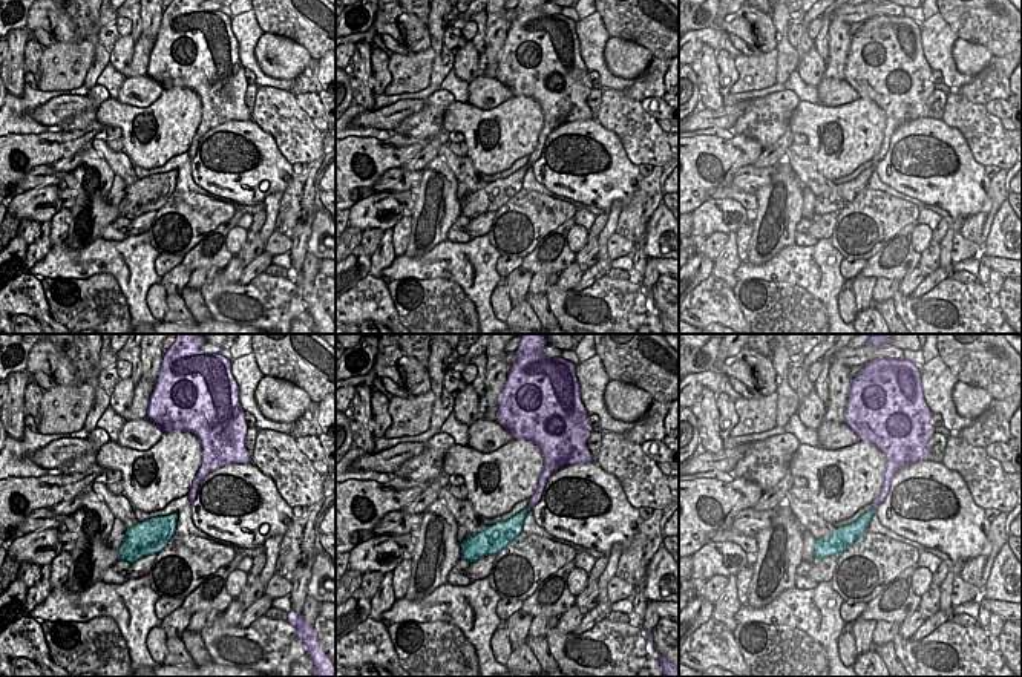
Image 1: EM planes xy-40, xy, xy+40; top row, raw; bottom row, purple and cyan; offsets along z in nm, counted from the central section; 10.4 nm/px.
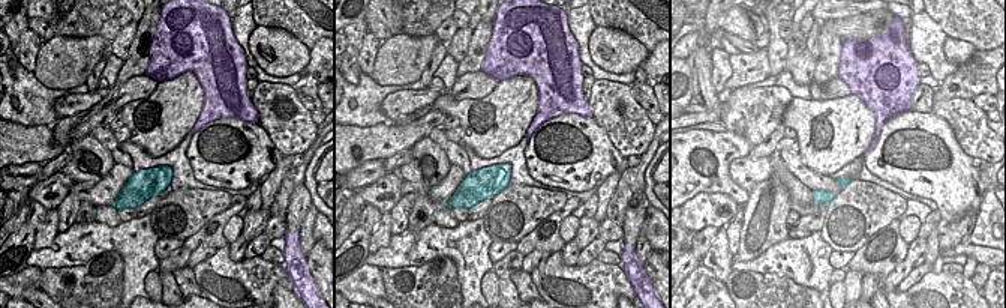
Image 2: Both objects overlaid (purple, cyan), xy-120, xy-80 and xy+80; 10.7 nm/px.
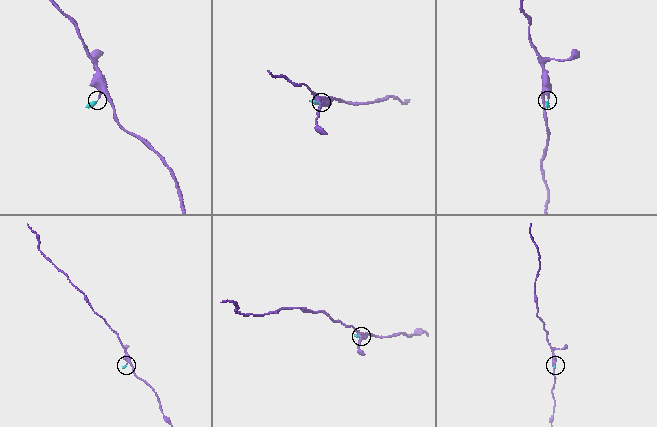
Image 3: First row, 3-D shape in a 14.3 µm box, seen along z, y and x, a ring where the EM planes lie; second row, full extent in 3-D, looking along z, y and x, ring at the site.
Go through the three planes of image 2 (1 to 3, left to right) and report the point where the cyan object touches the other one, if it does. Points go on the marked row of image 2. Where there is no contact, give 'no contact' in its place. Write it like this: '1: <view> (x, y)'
1: no contact
2: no contact
3: no contact

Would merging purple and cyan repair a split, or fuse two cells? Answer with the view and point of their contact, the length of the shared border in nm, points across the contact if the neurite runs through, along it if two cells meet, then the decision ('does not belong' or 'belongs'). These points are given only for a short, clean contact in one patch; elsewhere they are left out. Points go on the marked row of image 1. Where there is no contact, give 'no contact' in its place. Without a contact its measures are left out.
contact xy (529, 507); length 60 nm; way xy (540, 487), (529, 507), (514, 526); belongs

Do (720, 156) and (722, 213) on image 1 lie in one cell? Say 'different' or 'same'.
different

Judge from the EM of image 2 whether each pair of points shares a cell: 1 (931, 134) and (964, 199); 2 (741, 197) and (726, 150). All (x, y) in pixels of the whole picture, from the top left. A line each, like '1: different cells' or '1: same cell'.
1: same cell
2: same cell

